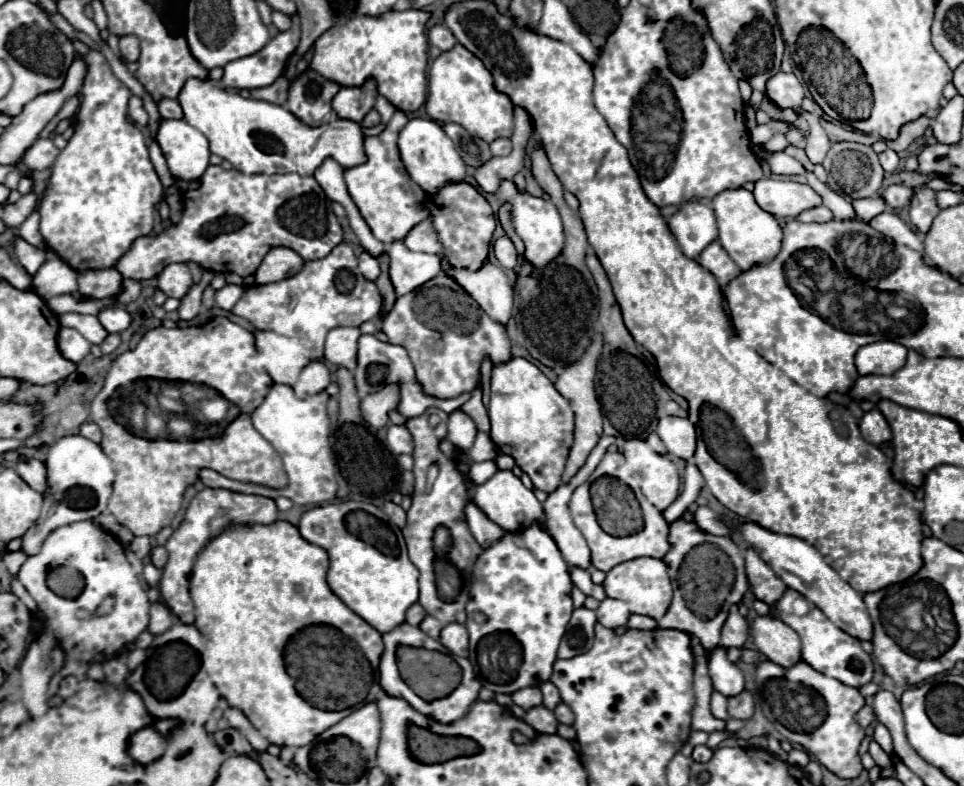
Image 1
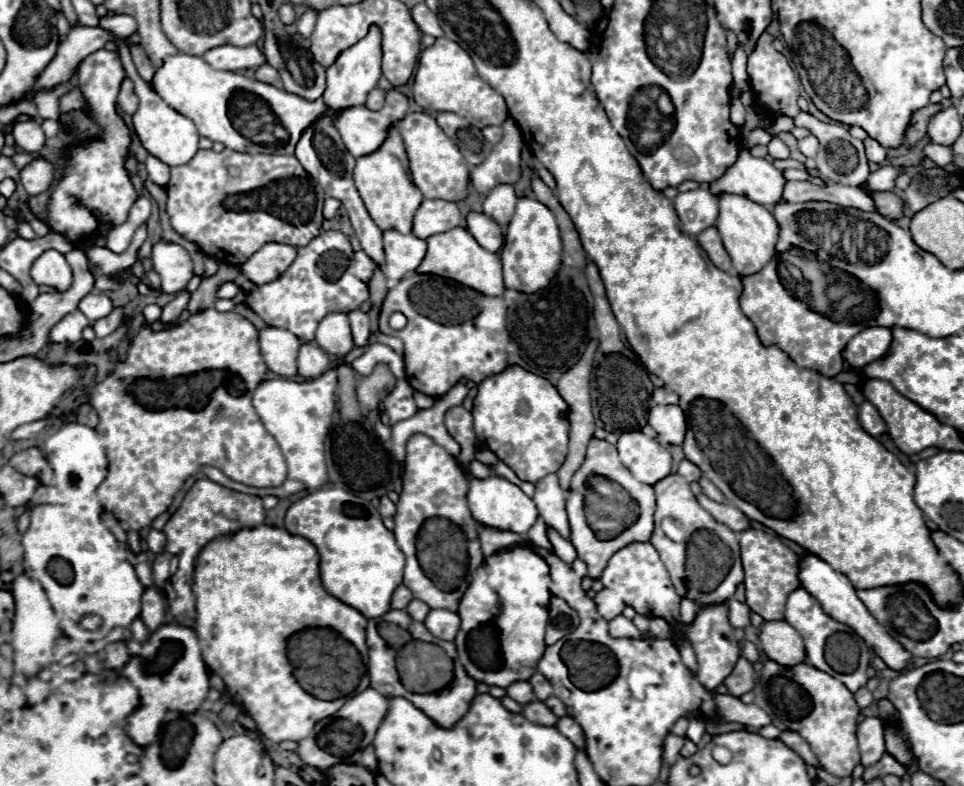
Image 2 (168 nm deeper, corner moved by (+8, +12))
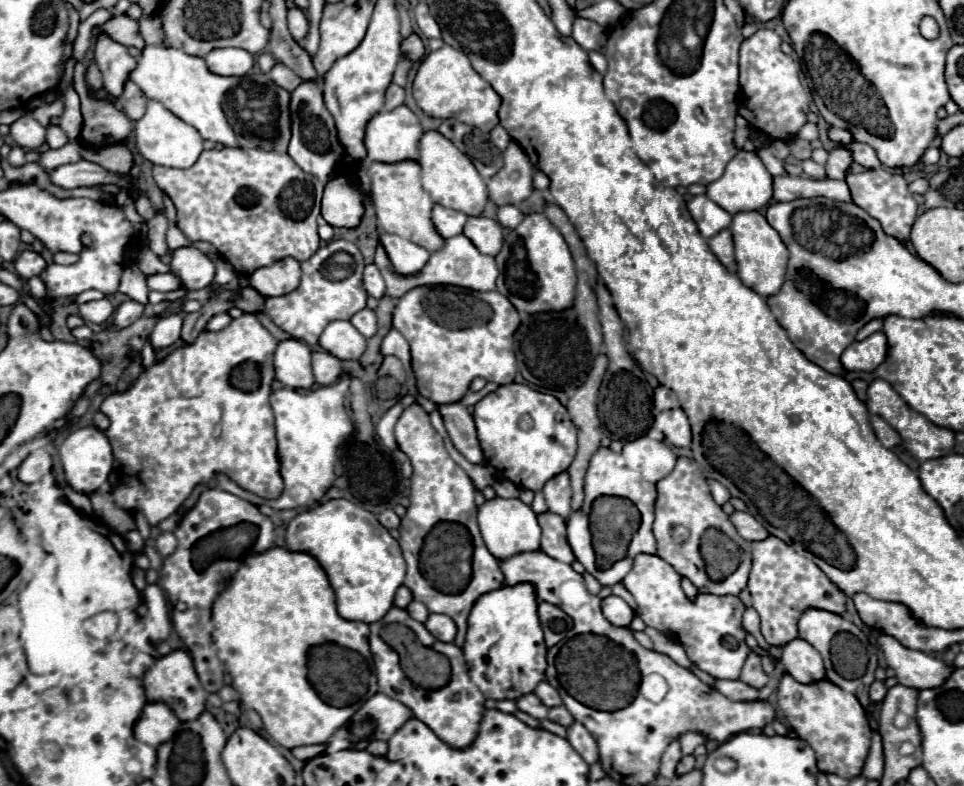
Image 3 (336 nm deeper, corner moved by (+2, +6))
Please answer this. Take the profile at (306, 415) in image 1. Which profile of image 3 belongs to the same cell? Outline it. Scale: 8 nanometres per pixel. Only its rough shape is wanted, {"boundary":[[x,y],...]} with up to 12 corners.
{"boundary":[[350,376],[272,392],[284,492],[264,500],[226,474],[218,486],[274,510],[314,506],[354,432]]}

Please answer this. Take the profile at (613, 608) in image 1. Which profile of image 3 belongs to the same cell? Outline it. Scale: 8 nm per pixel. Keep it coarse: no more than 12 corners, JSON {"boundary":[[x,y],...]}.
{"boundary":[[614,594],[602,600],[602,614],[614,626],[630,626],[632,608]]}

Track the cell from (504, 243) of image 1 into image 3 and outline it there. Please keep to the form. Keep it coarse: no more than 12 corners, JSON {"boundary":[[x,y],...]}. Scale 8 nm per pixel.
{"boundary":[[472,216],[464,236],[488,256],[502,248],[502,226]]}

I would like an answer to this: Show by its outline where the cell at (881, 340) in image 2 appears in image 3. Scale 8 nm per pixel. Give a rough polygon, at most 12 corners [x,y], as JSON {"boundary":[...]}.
{"boundary":[[874,332],[840,356],[844,370],[874,372],[886,358],[886,336]]}

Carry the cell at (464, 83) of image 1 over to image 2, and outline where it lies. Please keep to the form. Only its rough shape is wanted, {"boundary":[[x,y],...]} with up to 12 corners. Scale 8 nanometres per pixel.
{"boundary":[[448,38],[420,54],[414,100],[476,128],[502,126],[504,98]]}

